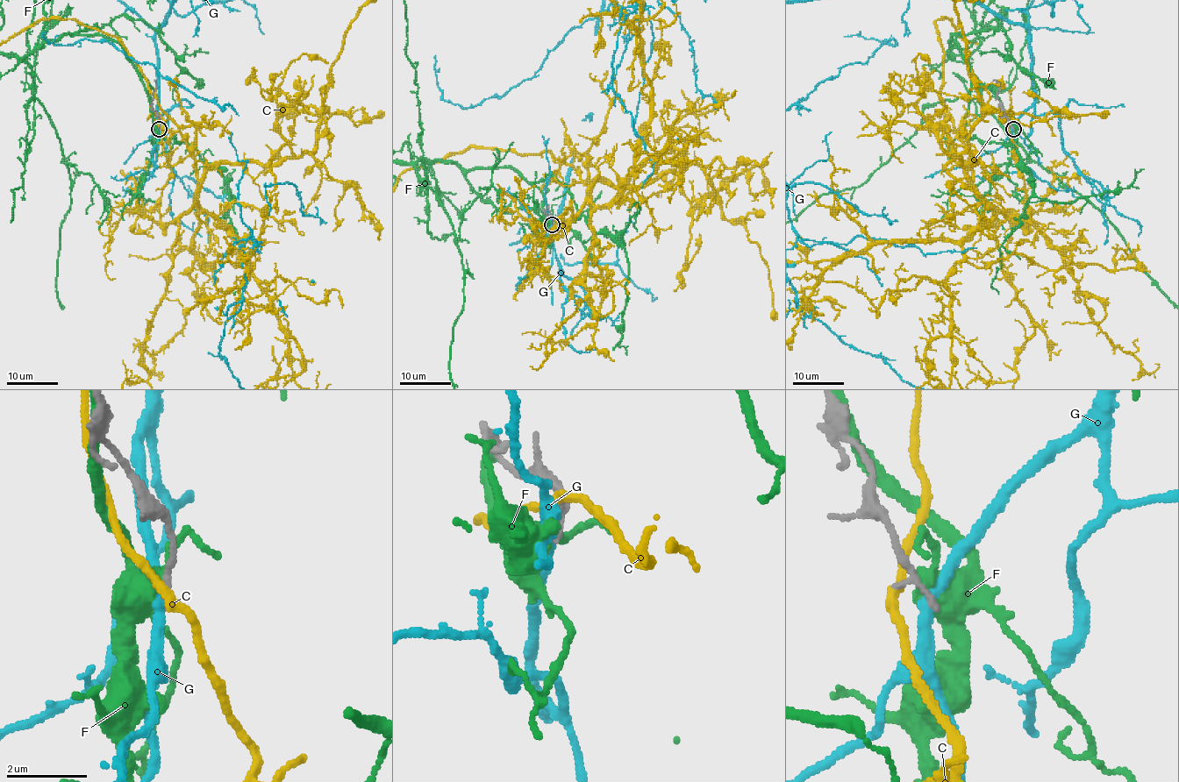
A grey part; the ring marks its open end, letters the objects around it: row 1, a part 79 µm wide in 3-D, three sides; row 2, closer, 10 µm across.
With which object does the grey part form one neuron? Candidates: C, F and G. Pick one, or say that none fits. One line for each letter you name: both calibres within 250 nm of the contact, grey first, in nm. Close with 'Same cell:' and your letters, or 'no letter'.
Same cell: no letter

